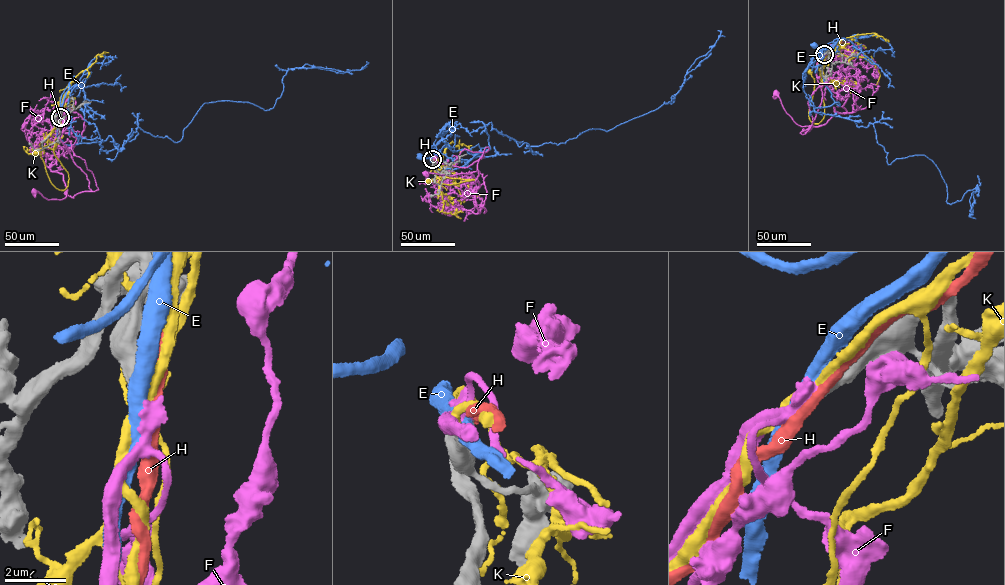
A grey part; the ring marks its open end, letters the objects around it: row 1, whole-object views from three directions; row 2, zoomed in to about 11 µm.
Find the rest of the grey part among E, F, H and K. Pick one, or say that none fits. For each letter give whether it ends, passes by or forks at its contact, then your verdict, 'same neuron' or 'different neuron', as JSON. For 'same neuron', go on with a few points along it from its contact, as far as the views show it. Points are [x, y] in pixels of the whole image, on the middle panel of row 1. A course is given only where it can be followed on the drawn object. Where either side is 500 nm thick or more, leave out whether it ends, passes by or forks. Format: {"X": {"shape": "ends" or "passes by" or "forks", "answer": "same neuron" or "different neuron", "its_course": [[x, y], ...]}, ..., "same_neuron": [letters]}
{"E": {"shape": "passes by", "answer": "different neuron"}, "F": {"answer": "same neuron", "its_course": [[432, 159], [466, 168], [484, 157], [483, 153], [478, 162], [478, 181], [471, 174], [425, 173]]}, "H": {"answer": "different neuron"}, "K": {"answer": "different neuron"}, "same_neuron": ["F"]}

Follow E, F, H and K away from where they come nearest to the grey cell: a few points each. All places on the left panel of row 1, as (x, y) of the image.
E: (60, 117), (69, 86), (61, 94), (61, 110), (54, 116)
F: (60, 117), (60, 141), (91, 190), (72, 197), (67, 190), (59, 200), (34, 191)
H: (60, 117), (68, 89)
K: (60, 117), (53, 151), (68, 173), (65, 189), (59, 190), (50, 181), (40, 155), (36, 153)

